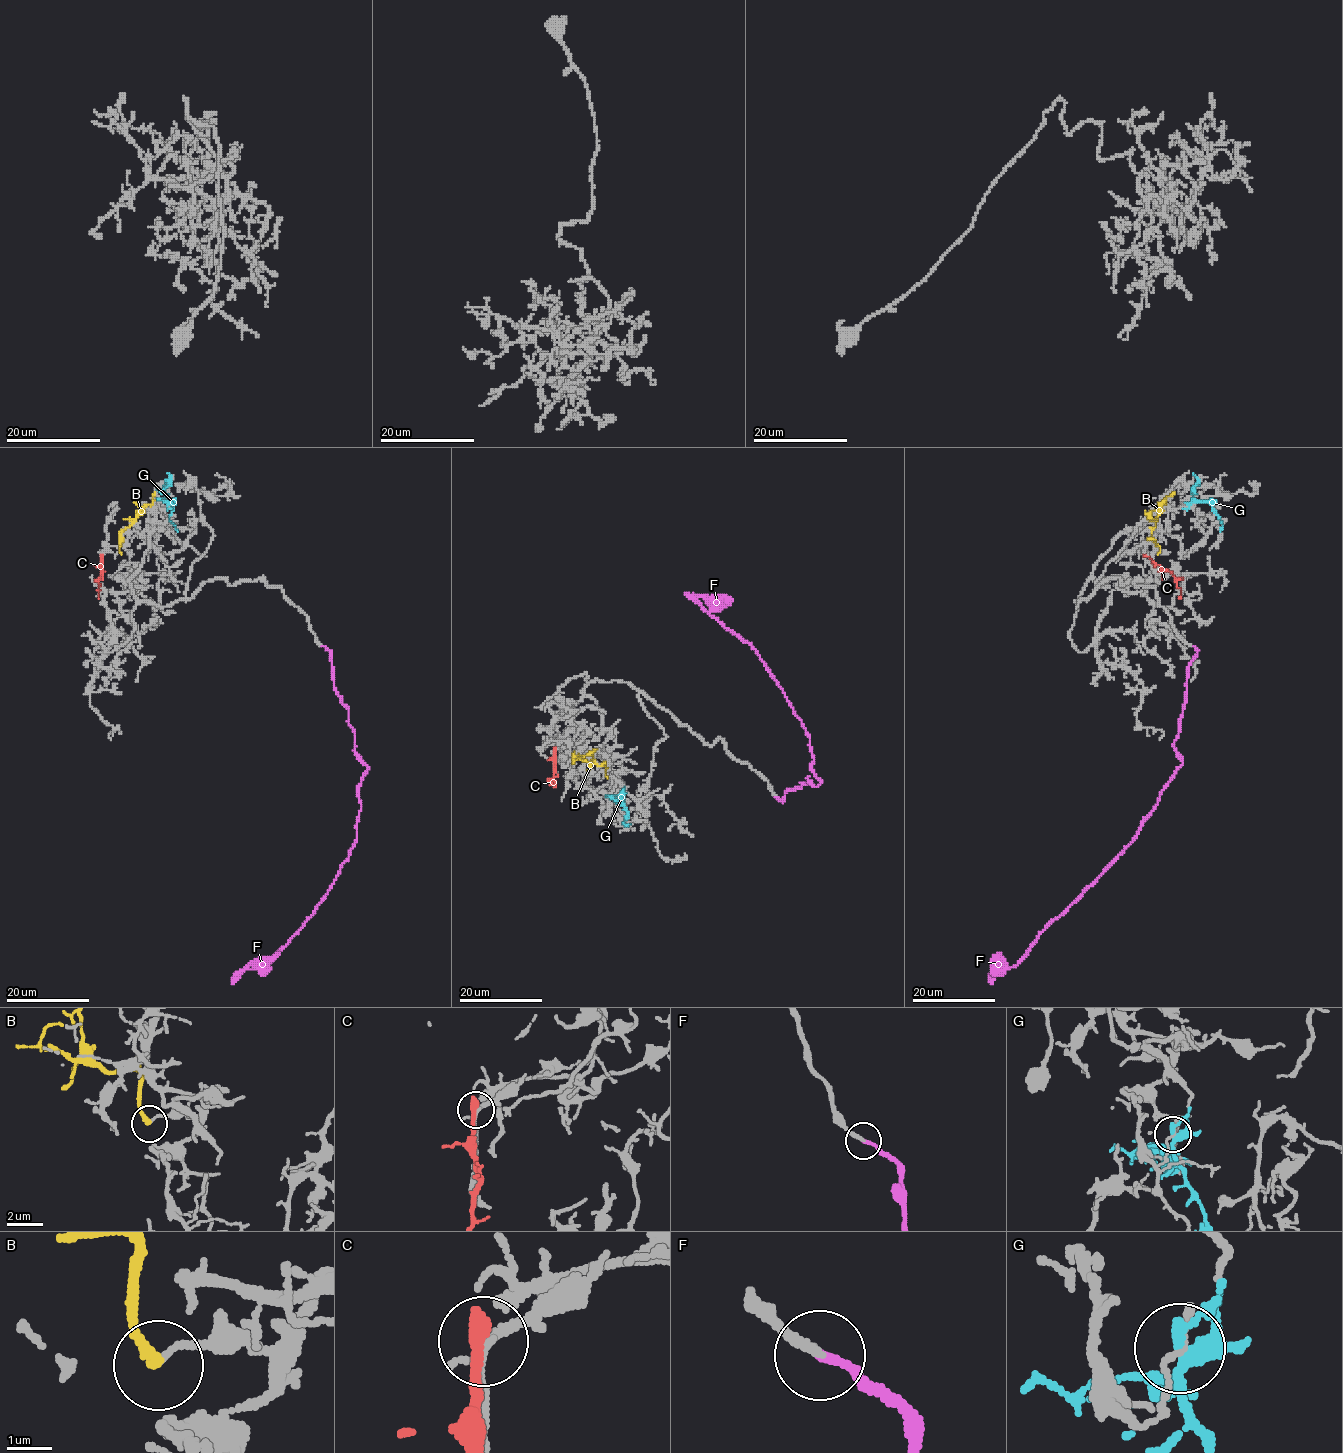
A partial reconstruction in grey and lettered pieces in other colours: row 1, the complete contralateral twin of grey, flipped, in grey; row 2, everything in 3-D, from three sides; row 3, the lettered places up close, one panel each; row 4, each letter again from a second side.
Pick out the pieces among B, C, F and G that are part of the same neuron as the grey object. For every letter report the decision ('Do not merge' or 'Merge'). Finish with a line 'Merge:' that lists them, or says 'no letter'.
B: Do not merge
C: Do not merge
F: Merge
G: Do not merge
Merge: F

